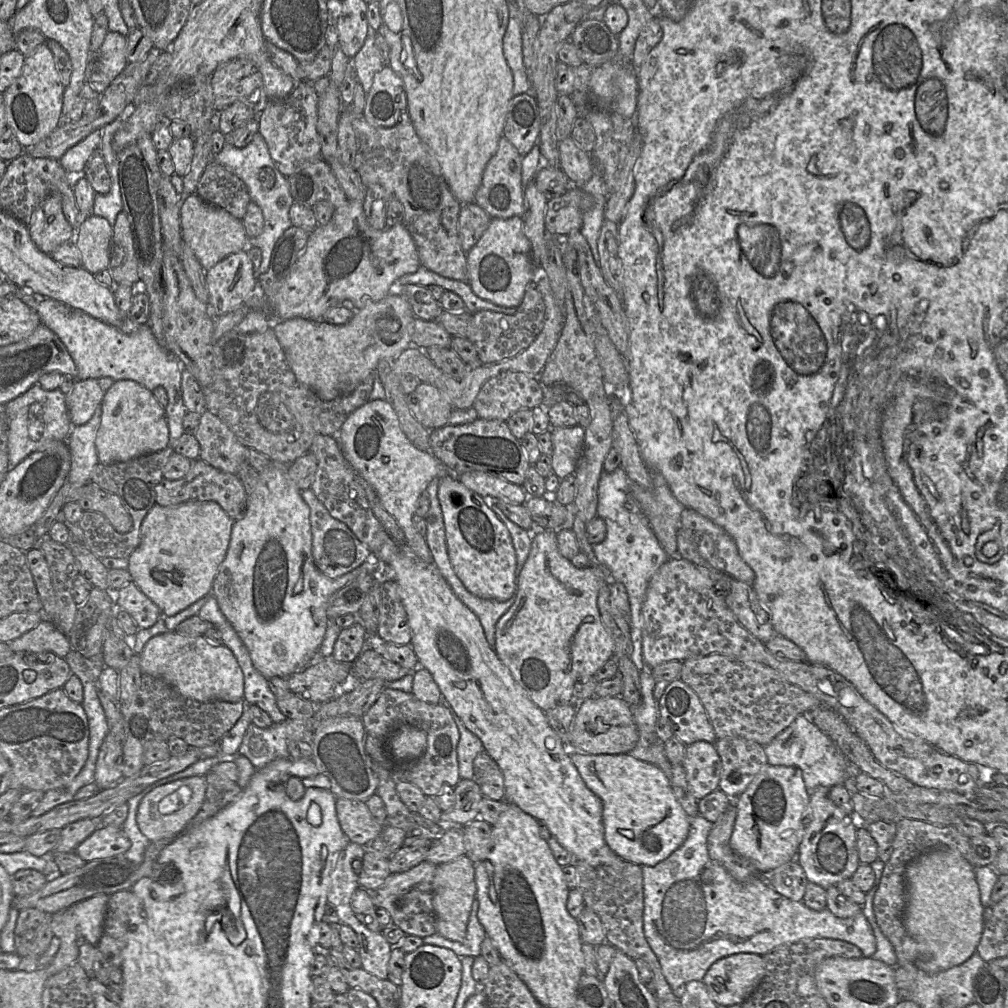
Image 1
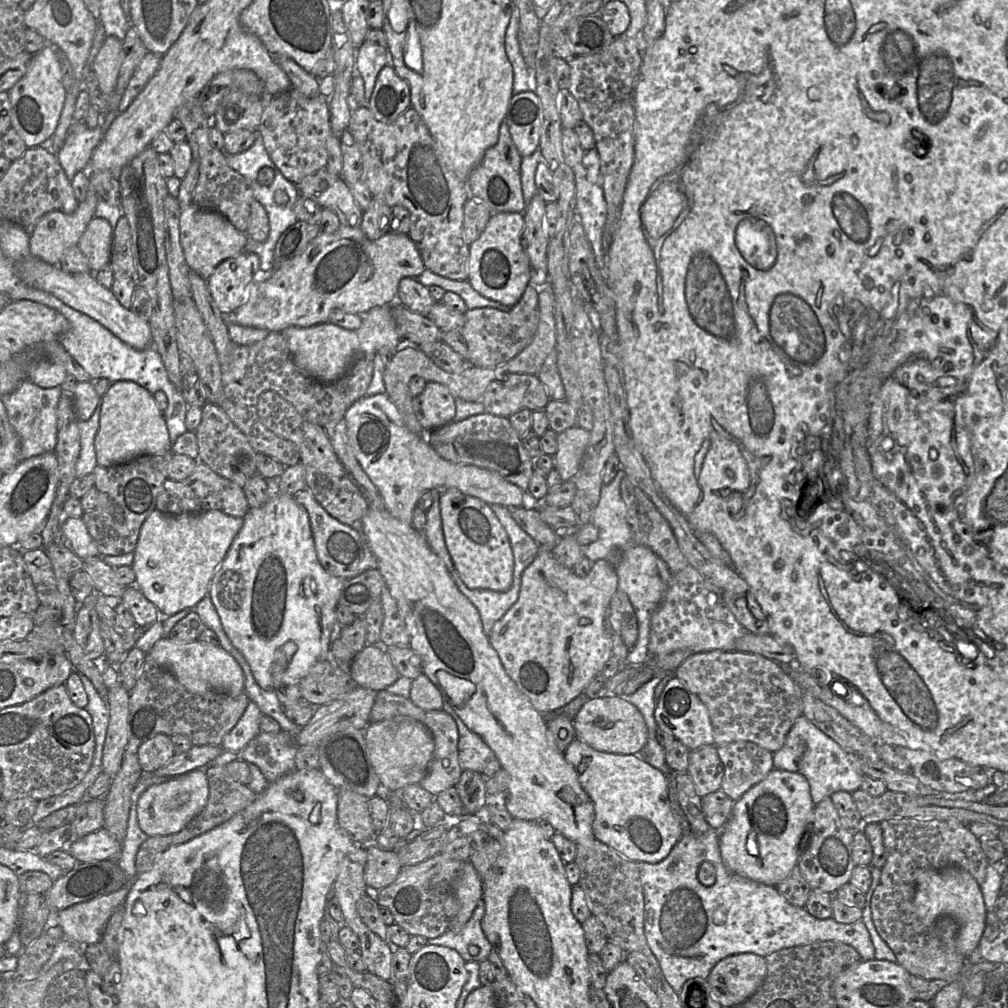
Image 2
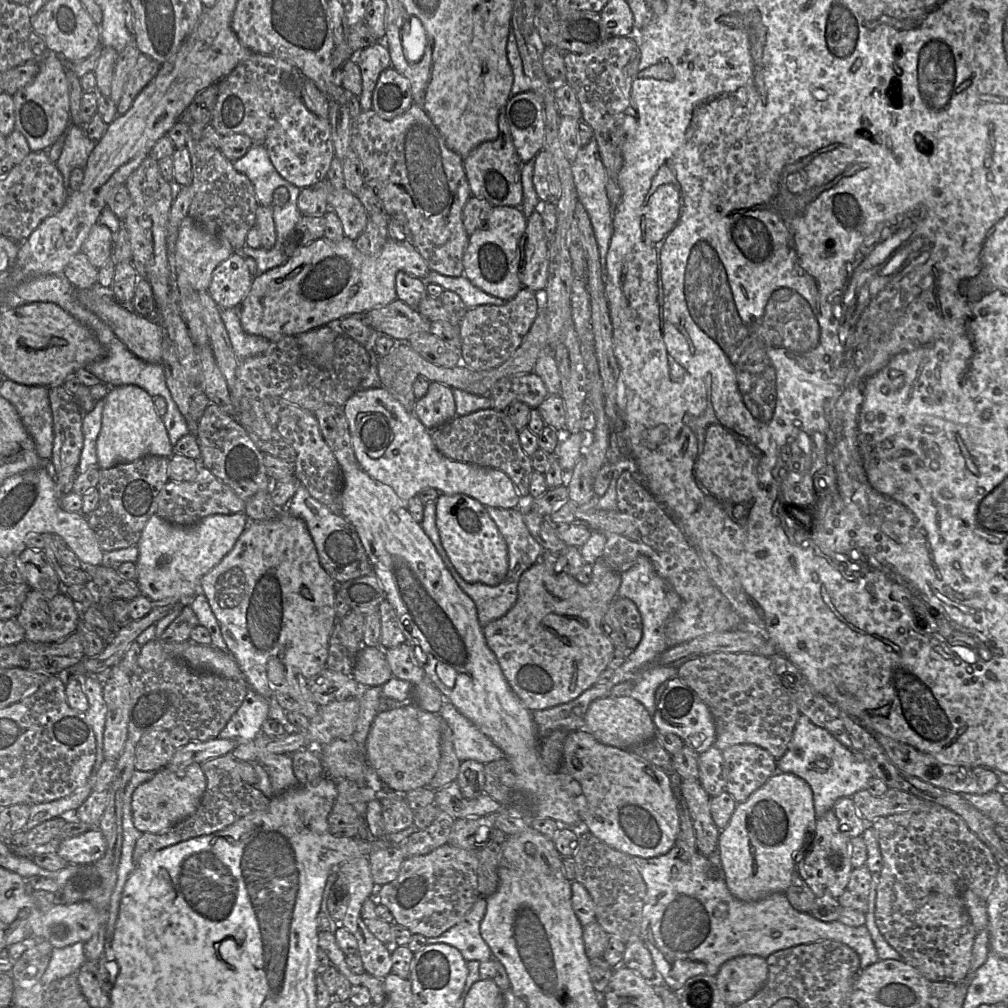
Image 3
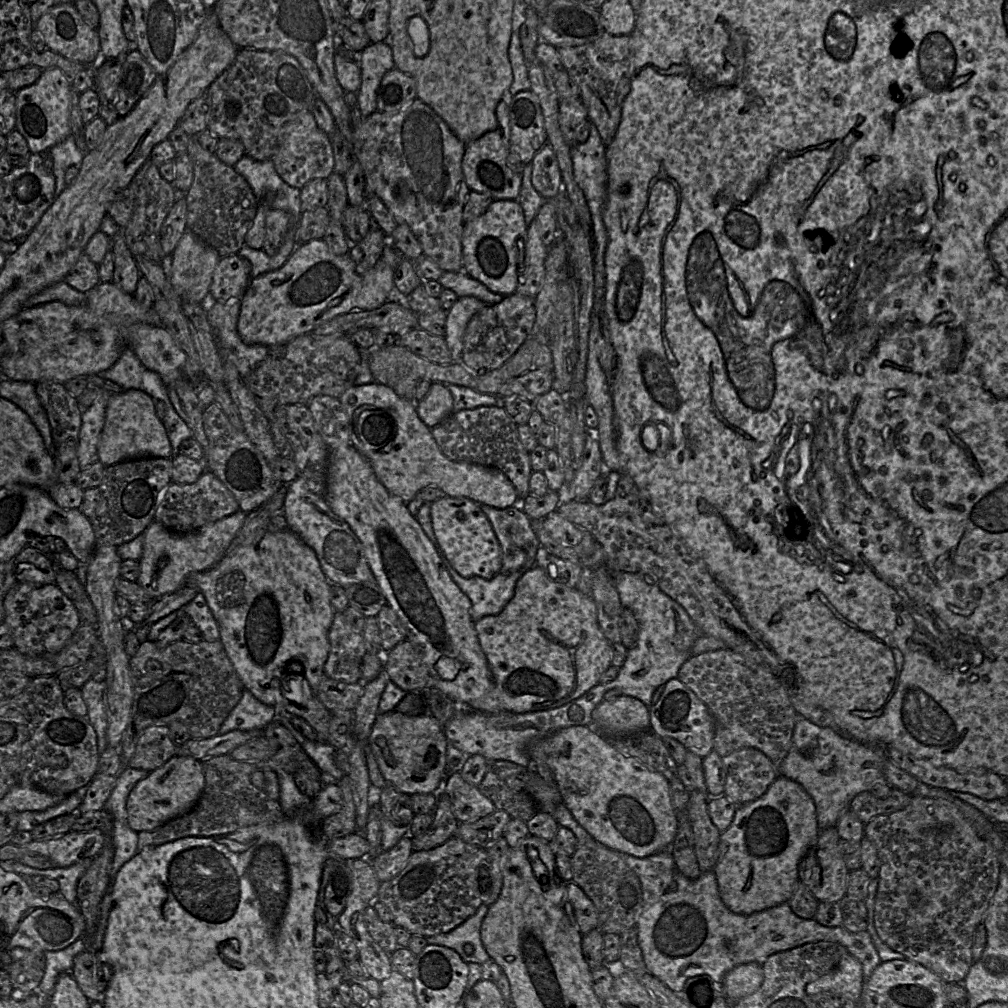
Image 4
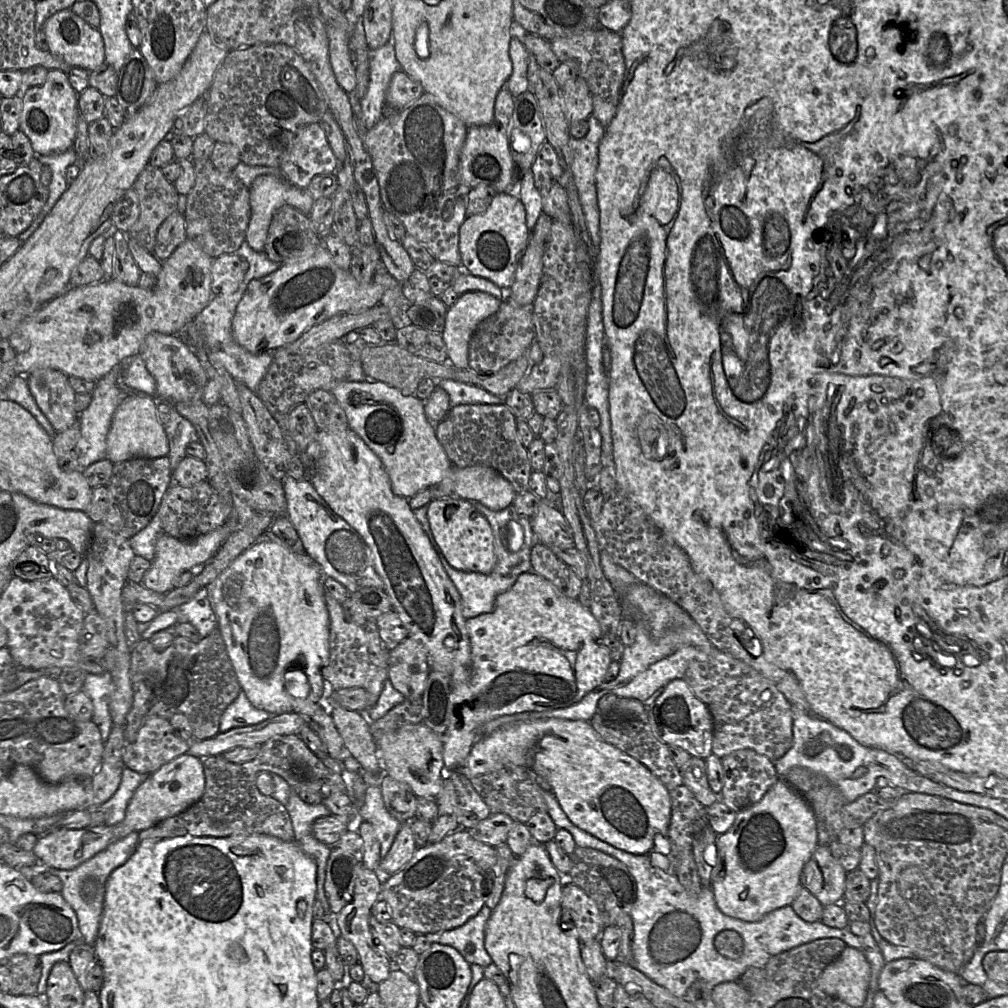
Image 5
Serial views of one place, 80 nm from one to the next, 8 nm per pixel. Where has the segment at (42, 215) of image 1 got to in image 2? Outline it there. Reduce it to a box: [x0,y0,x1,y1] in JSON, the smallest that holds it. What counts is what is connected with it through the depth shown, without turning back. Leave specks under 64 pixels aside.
[29,185,99,265]

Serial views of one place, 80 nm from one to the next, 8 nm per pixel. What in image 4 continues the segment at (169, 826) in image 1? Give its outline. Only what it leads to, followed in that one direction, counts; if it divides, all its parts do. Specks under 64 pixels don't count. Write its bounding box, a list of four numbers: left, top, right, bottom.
[126,756,205,833]

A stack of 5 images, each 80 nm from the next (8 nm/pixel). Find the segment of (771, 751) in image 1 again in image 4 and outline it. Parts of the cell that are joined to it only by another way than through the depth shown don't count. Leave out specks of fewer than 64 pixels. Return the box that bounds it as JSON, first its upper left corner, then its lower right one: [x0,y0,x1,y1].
[778,714,885,830]

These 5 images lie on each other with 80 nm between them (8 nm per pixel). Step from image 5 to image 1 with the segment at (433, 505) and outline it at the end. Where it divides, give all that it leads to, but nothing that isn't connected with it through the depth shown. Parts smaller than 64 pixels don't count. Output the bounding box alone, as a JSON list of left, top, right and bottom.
[440,474,517,601]

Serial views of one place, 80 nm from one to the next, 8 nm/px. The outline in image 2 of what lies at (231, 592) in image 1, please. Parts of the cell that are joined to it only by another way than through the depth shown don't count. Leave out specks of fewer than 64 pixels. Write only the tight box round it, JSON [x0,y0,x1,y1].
[208,479,348,690]

